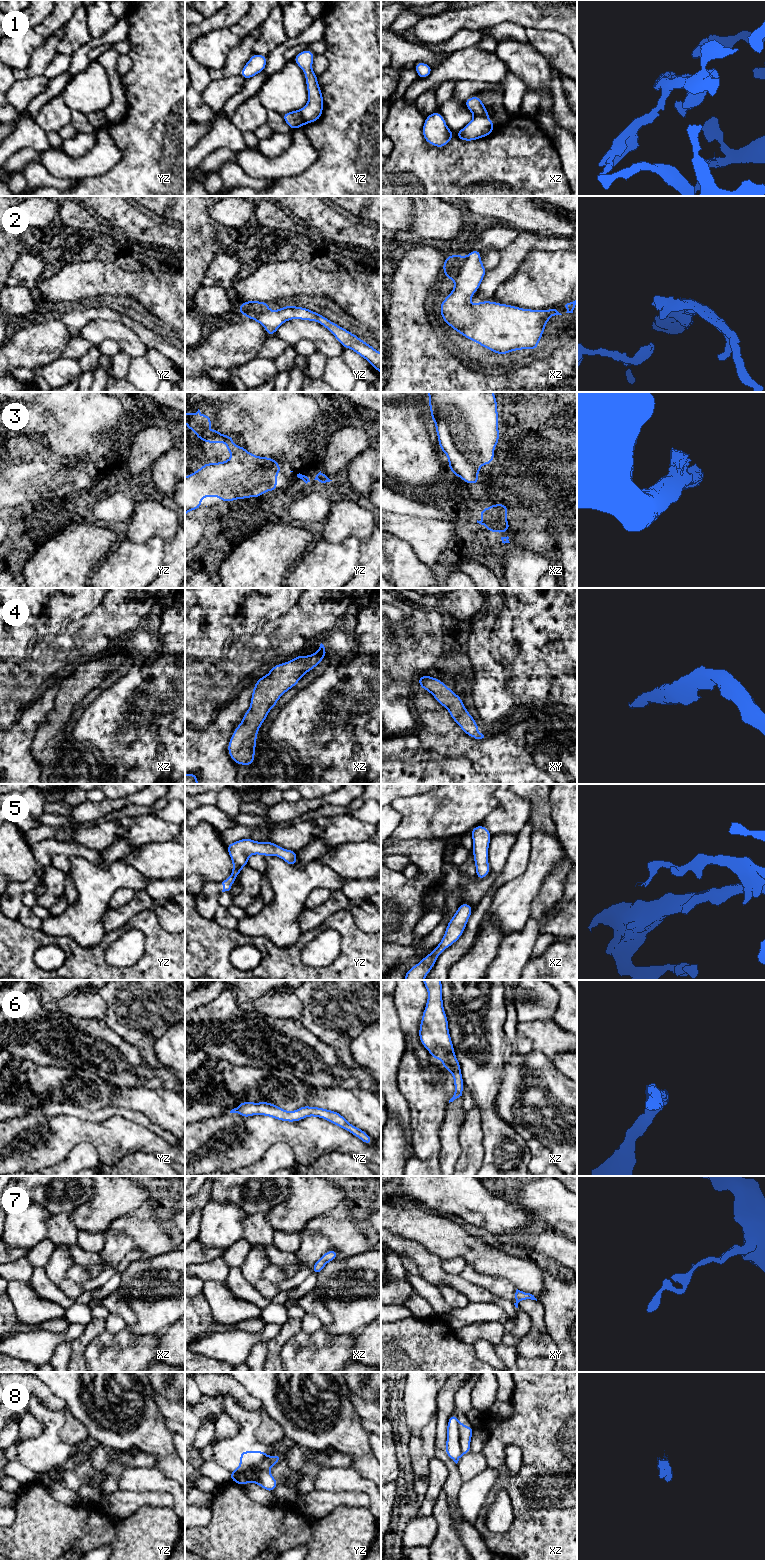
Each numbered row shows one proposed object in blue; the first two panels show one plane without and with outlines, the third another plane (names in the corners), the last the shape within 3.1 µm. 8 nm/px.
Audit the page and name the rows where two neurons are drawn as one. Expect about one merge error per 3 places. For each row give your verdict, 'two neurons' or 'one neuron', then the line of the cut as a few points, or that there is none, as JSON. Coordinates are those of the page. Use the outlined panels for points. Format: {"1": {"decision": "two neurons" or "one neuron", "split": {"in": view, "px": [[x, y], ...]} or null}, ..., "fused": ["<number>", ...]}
{"1": {"decision": "two neurons", "split": {"in": "yz", "px": [[299, 110], [305, 123]]}}, "2": {"decision": "one neuron", "split": null}, "3": {"decision": "one neuron", "split": null}, "4": {"decision": "one neuron", "split": null}, "5": {"decision": "one neuron", "split": null}, "6": {"decision": "one neuron", "split": null}, "7": {"decision": "one neuron", "split": null}, "8": {"decision": "two neurons", "split": {"in": "xz", "px": [[458, 1423], [459, 1448], [463, 1454]]}}, "fused": ["1", "8"]}

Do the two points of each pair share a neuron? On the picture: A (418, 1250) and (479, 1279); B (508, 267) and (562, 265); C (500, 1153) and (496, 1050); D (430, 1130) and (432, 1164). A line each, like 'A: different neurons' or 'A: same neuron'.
A: different neurons
B: different neurons
C: same neuron
D: different neurons

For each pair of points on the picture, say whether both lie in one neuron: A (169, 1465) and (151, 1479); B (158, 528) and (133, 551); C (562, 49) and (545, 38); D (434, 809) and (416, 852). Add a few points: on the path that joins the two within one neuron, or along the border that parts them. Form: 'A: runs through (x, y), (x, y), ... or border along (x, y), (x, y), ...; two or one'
A: border along (154, 1466), (174, 1480); two
B: border along (126, 538), (164, 541); two
C: runs through (558, 49), (549, 42); one
D: border along (397, 840), (442, 839), (444, 841); two

